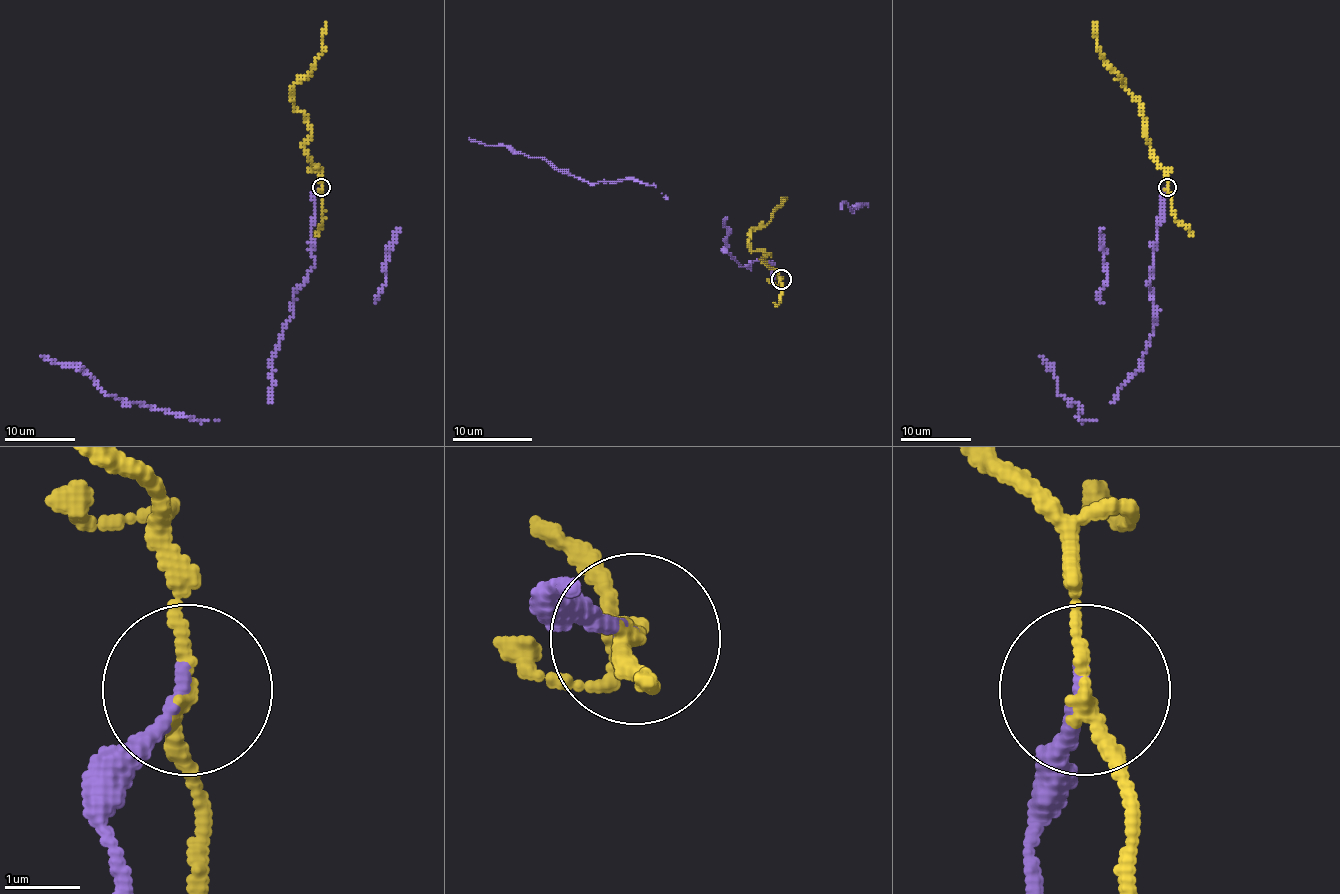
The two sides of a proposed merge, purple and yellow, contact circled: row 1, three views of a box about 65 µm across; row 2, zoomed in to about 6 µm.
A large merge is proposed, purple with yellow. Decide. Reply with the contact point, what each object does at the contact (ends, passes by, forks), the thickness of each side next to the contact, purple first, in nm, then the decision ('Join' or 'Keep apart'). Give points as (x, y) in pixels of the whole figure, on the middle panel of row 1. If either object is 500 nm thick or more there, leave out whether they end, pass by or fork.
Place: (781, 279). At the ring purple ends. At the ring yellow passes by. Thickness 200 nm (purple) against 170 nm. Keep apart

